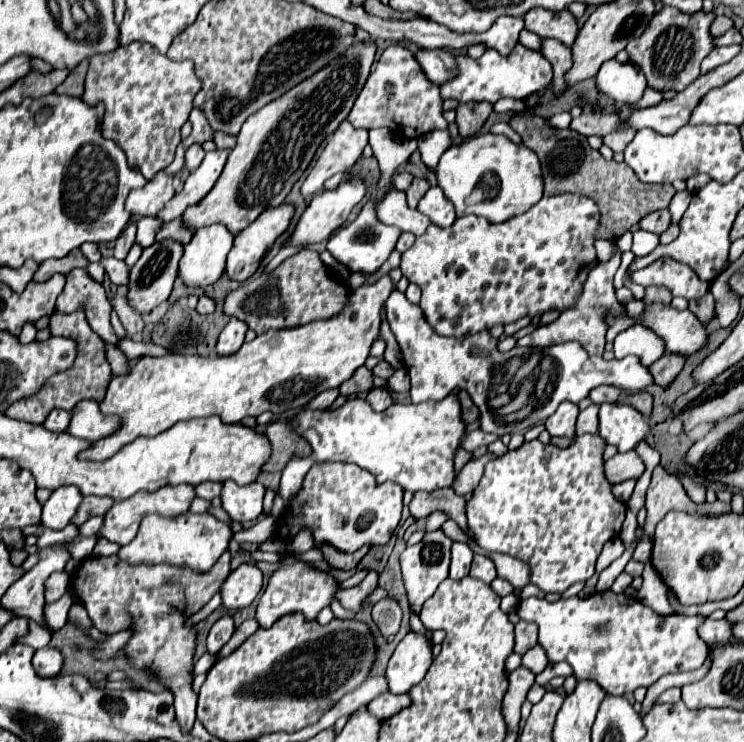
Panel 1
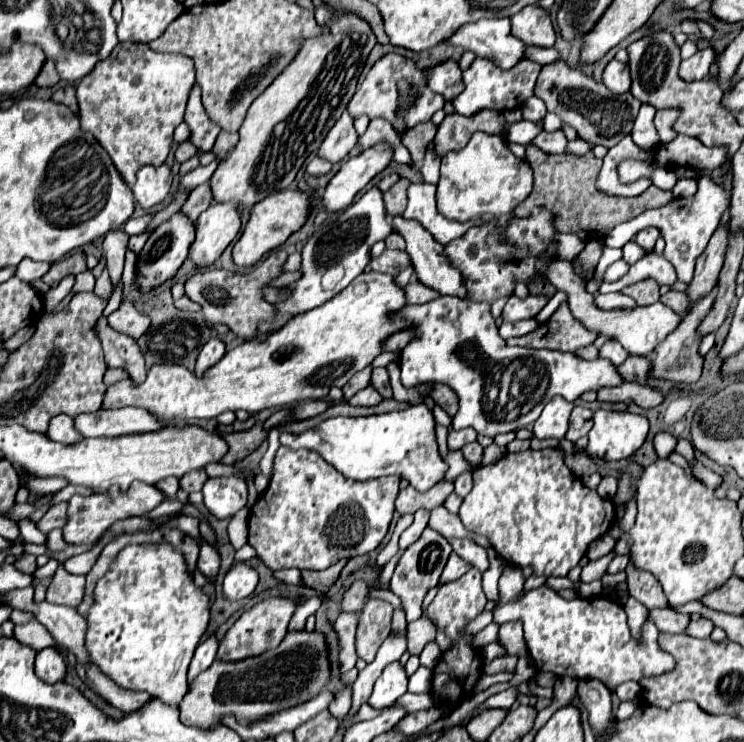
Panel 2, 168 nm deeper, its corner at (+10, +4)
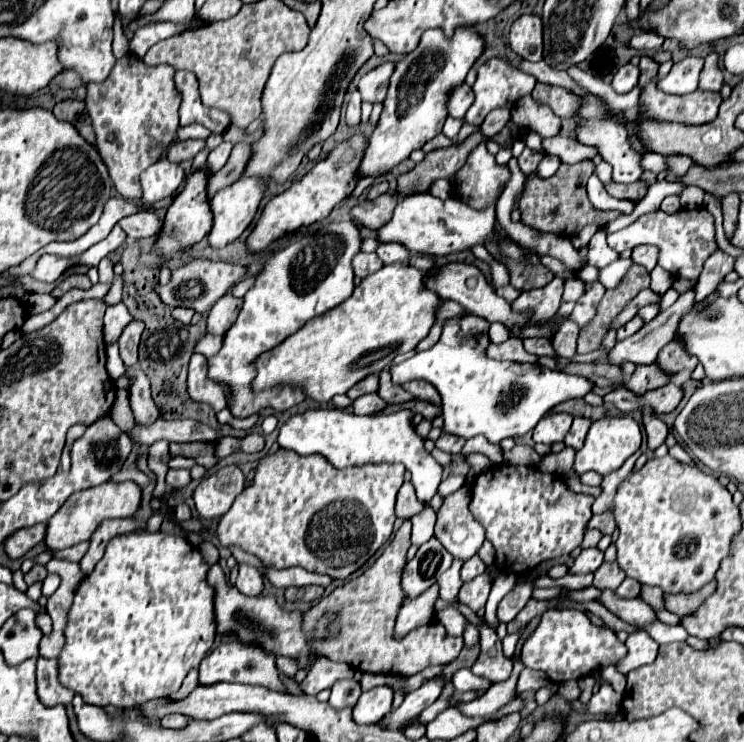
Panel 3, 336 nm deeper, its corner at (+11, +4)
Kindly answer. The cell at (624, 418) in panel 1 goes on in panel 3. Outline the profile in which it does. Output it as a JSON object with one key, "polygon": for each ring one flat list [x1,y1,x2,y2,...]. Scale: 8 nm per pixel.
{"polygon":[[627,415,603,417,591,425,585,445,575,453,573,471,579,475,587,473,587,471,607,475,611,471,617,471,627,461,627,457,631,457,639,449,639,445,641,445,641,429,633,417,627,417]]}

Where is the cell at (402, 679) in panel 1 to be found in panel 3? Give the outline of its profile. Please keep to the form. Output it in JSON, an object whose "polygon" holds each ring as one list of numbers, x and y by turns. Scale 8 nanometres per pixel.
{"polygon":[[375,687,359,697,353,707,353,721,357,725,375,725,391,711,391,703,393,691,389,687]]}

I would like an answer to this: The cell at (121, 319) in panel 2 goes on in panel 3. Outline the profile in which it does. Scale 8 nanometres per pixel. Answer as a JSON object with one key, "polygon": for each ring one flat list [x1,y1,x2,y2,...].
{"polygon":[[133,321,131,325,127,325,127,329,123,331,123,335,119,339,119,351,121,351,121,359,123,359,125,367,133,367,137,363,137,347,139,347,143,329,145,329,145,325,141,321]]}

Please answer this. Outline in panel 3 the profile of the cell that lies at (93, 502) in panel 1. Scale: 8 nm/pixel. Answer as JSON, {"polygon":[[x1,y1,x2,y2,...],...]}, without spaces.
{"polygon":[[45,525,19,529,5,541,5,553,9,555,9,559,21,559,27,551,31,551,43,539,45,539]]}

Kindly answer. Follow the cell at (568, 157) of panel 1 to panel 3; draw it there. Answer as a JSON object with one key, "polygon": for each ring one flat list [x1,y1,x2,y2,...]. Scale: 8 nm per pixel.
{"polygon":[[589,159,575,165,561,165,551,179,539,179,535,173,531,173,527,177,527,185,519,203,521,221,543,233,555,233,561,237,575,237,585,225,591,223,605,227,609,221,619,217,619,213,601,213,593,209,585,191,587,179,591,175,593,175,593,163]]}

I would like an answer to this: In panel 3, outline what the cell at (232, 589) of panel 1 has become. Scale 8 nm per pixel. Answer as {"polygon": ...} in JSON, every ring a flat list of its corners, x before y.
{"polygon":[[239,563,239,577,237,577,235,587,247,597,261,595,261,591,263,591,263,573,261,573,261,569,257,569,253,565]]}

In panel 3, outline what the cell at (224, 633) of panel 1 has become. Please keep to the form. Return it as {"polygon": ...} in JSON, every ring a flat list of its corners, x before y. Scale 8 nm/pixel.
{"polygon":[[193,669,193,671,185,677,185,681,183,681,181,689,179,689,177,693,169,695,167,699,169,699,169,701,181,701,181,699,185,699,185,697,195,689,195,687,197,687,197,669]]}

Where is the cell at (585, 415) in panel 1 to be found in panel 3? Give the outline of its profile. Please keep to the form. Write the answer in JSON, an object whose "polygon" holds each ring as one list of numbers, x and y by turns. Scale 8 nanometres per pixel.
{"polygon":[[575,417,571,429,569,429,567,437,565,437,565,443,567,443,569,447,573,447,575,451,579,451,581,445,583,445,583,441,585,441,585,435,587,435,589,427,591,427,591,421,589,421,589,419,585,419,585,417]]}

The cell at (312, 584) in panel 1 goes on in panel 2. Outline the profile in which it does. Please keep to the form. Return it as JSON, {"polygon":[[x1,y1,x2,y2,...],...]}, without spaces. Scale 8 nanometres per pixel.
{"polygon":[[272,595,268,599,258,601,252,609,244,611,238,617,238,621,228,629,228,633,220,641,216,657,236,661,236,659,244,659,244,657,250,657,250,655,258,655,258,653,262,653,270,647,276,647,284,639,284,635,288,631,288,623,290,623,294,611,296,611,296,601,290,599,290,597]]}

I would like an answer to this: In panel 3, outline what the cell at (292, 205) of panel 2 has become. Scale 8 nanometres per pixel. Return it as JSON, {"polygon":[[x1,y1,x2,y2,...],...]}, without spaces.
{"polygon":[[353,135,347,141,335,145,333,151,323,161,315,163,315,167,305,177,295,181,287,191,273,197,265,205,261,219,257,221,253,233,247,239,247,247,253,251,263,251,279,237,283,237,287,233,295,233,301,227,307,227,307,225,313,225,313,223,325,219,331,213,331,209,335,205,339,205,341,201,345,201,353,193,355,185,359,183,361,175,357,173,357,169,359,169,361,157,365,155,365,149,367,149,365,135]]}

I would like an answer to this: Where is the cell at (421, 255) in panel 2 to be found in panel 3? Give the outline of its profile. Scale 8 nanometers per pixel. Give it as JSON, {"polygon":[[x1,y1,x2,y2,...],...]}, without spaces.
{"polygon":[[449,263,449,265,445,265,445,267,435,267,435,269,431,269,431,273,433,273,433,275,427,277,425,283,427,283,427,287,433,289,441,299,457,301,457,303,463,305,469,313,473,313,473,315,477,315,477,317,485,317,485,321,489,321,489,323,501,323,501,325,505,325,505,329,509,329,509,331,515,329,515,327,525,329,525,327,531,327,531,325,539,325,539,327,551,325,551,331,553,331,553,335,555,335,557,329,559,329,559,325,561,325,561,321,563,321,565,317,569,317,569,313,571,313,571,309,573,309,573,305,575,305,575,303,561,303,559,311,557,311,551,319,535,321,531,309,527,309,527,311,515,311,509,301,505,301,503,297,499,297,499,295,495,293,495,289,489,287,489,283,485,281,483,273,481,273,477,267,473,267,473,265]]}

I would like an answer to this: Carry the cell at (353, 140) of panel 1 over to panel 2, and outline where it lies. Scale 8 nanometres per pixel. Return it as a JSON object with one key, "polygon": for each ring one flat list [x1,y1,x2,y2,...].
{"polygon":[[344,111,342,117,336,121,336,125,328,131,326,139,322,141,322,145,318,149,318,157,326,159,330,163,338,163,350,153,350,149,356,145,356,141,358,141,358,135,354,131,354,121]]}

